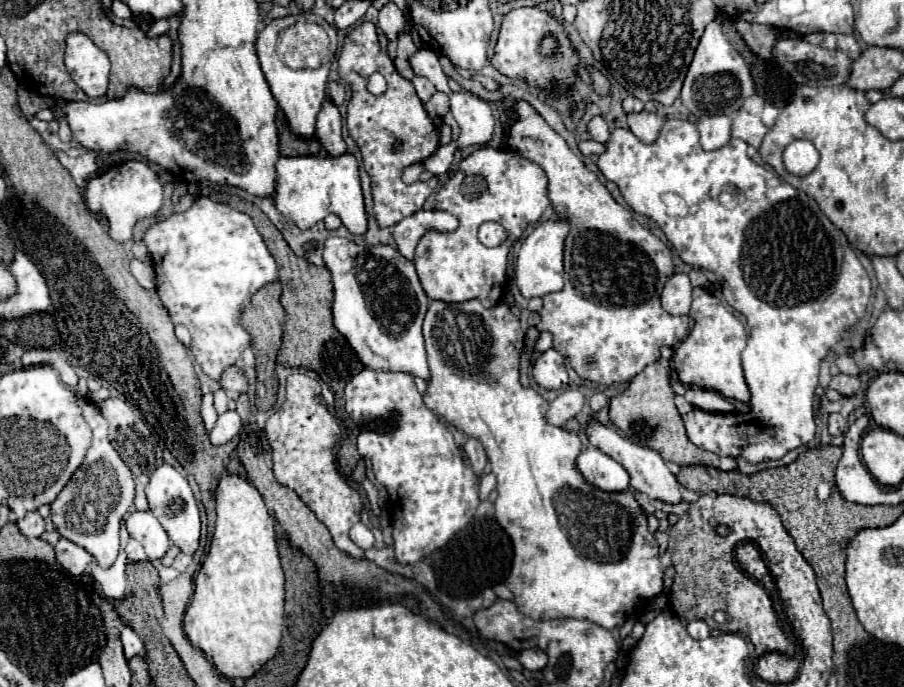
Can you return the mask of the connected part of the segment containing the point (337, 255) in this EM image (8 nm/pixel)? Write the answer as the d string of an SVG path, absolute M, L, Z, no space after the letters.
M331 236L323 248L323 260L333 276L333 322L347 338L357 358L377 372L405 372L429 382L421 324L429 298L421 288L415 266L397 248L357 246L355 242Z

